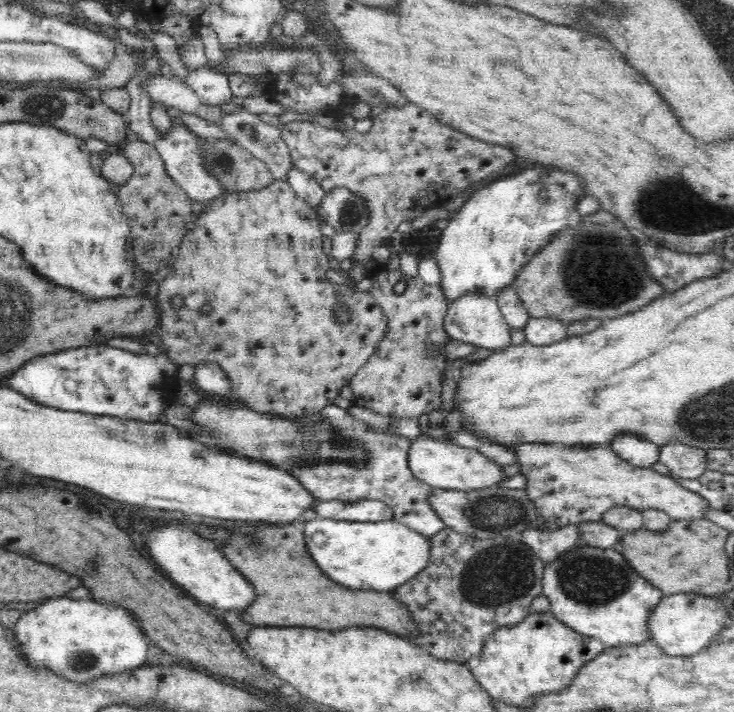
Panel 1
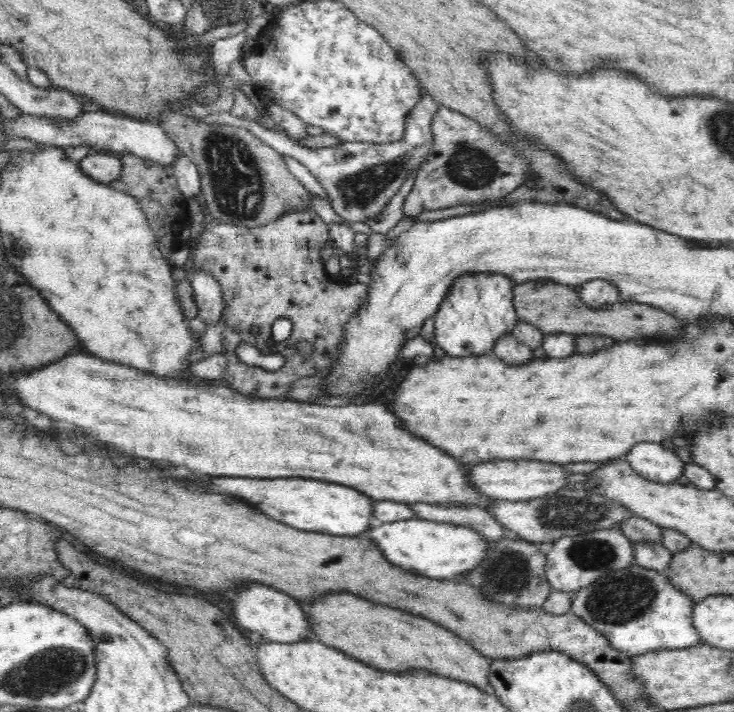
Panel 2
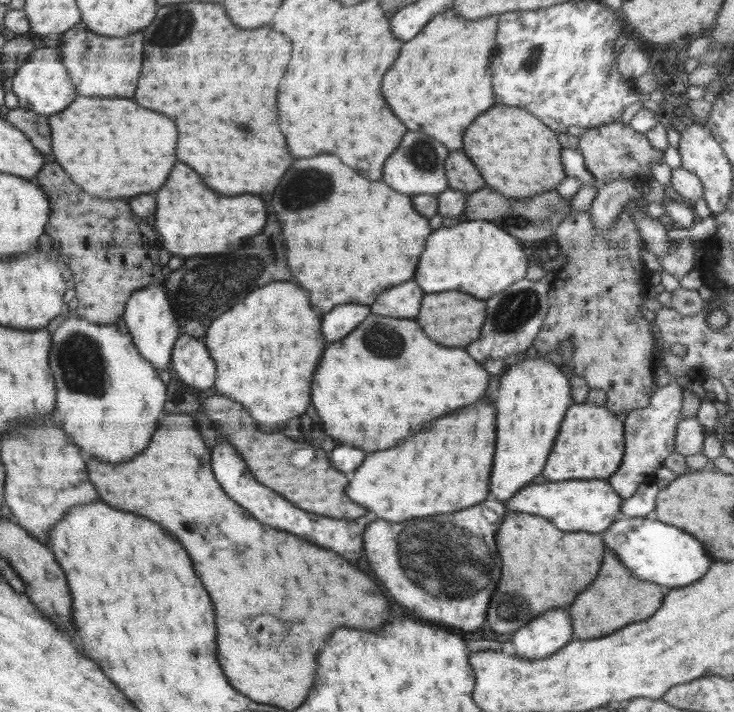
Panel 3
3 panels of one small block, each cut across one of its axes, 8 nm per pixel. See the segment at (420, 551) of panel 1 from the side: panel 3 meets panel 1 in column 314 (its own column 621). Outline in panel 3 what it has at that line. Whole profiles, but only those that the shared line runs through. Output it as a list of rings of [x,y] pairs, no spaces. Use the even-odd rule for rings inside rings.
[[[647,517],[614,521],[601,533],[605,548],[613,552],[636,579],[650,581],[662,588],[681,588],[700,580],[714,560],[703,544],[685,530]]]

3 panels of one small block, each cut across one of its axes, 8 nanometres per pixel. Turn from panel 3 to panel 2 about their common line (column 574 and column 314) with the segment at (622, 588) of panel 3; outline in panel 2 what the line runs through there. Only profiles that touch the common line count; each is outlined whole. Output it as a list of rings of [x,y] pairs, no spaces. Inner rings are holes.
[[[330,594],[312,602],[298,602],[302,604],[302,610],[306,616],[310,616],[309,628],[313,640],[322,642],[330,647],[346,652],[348,656],[354,656],[366,665],[386,672],[401,673],[404,671],[430,671],[436,675],[455,681],[465,682],[492,693],[489,685],[489,670],[493,659],[476,652],[466,640],[460,636],[448,632],[446,628],[412,614],[406,614],[396,608],[388,608],[382,604],[368,602],[364,598],[358,598],[354,594]]]

